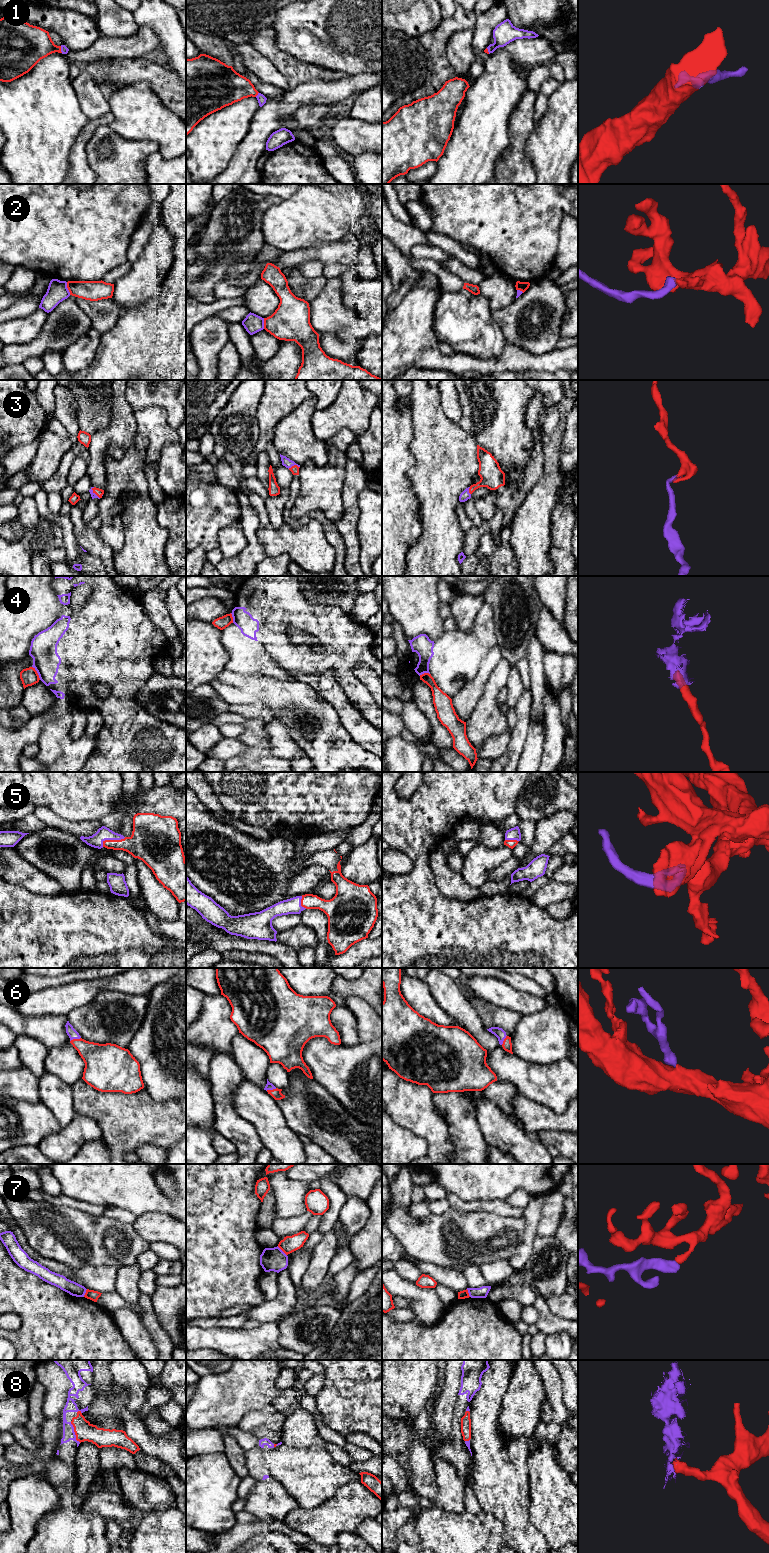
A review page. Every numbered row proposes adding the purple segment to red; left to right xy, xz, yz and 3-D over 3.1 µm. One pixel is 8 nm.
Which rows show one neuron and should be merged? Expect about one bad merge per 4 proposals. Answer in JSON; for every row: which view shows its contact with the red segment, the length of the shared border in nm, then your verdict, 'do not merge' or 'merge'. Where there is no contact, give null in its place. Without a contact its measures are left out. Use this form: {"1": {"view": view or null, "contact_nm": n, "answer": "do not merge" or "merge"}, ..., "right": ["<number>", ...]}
{"1": {"view": "xz", "contact_nm": 50, "answer": "merge"}, "2": {"view": "xy", "contact_nm": 110, "answer": "do not merge"}, "3": {"view": "xz", "contact_nm": 100, "answer": "merge"}, "4": {"view": "xy", "contact_nm": 130, "answer": "do not merge"}, "5": {"view": "xy", "contact_nm": 200, "answer": "merge"}, "6": {"view": "xy", "contact_nm": 90, "answer": "merge"}, "7": {"view": "xz", "contact_nm": 110, "answer": "do not merge"}, "8": {"view": "xy", "contact_nm": 190, "answer": "merge"}, "right": ["1", "3", "5", "6", "8"]}

